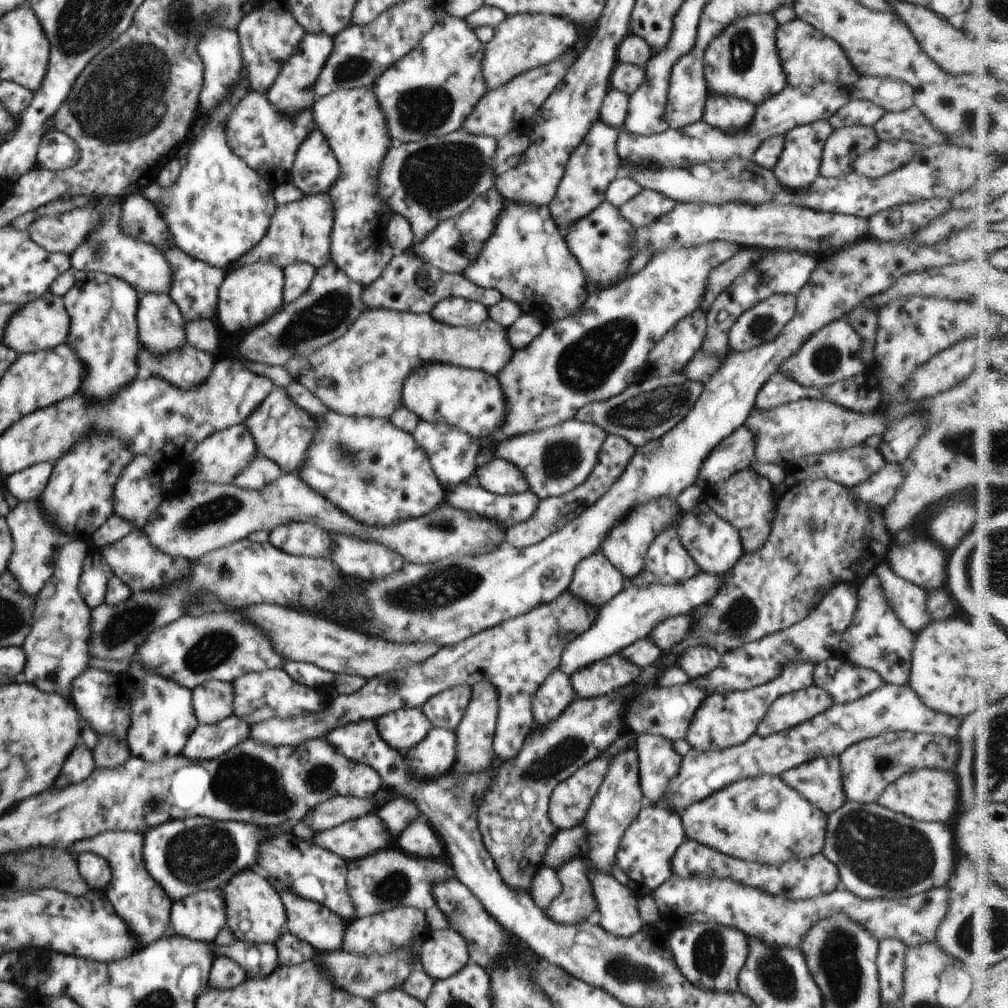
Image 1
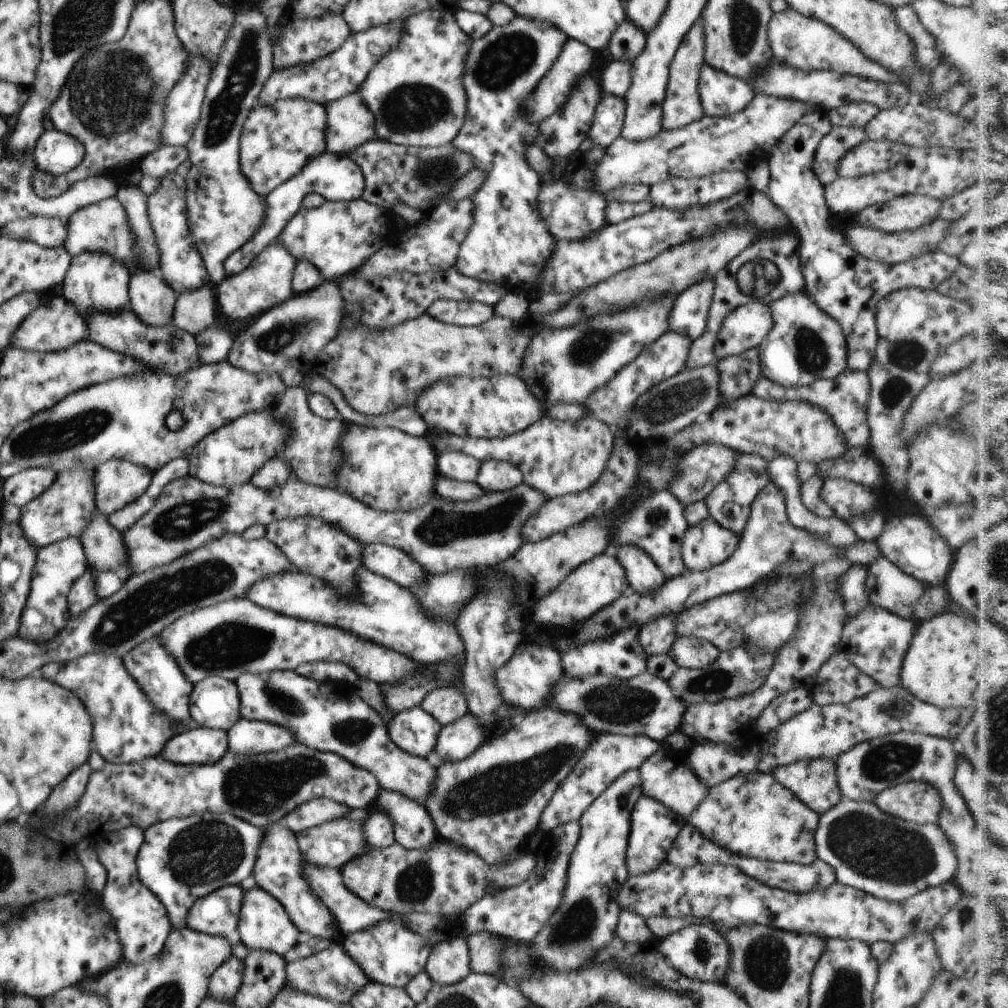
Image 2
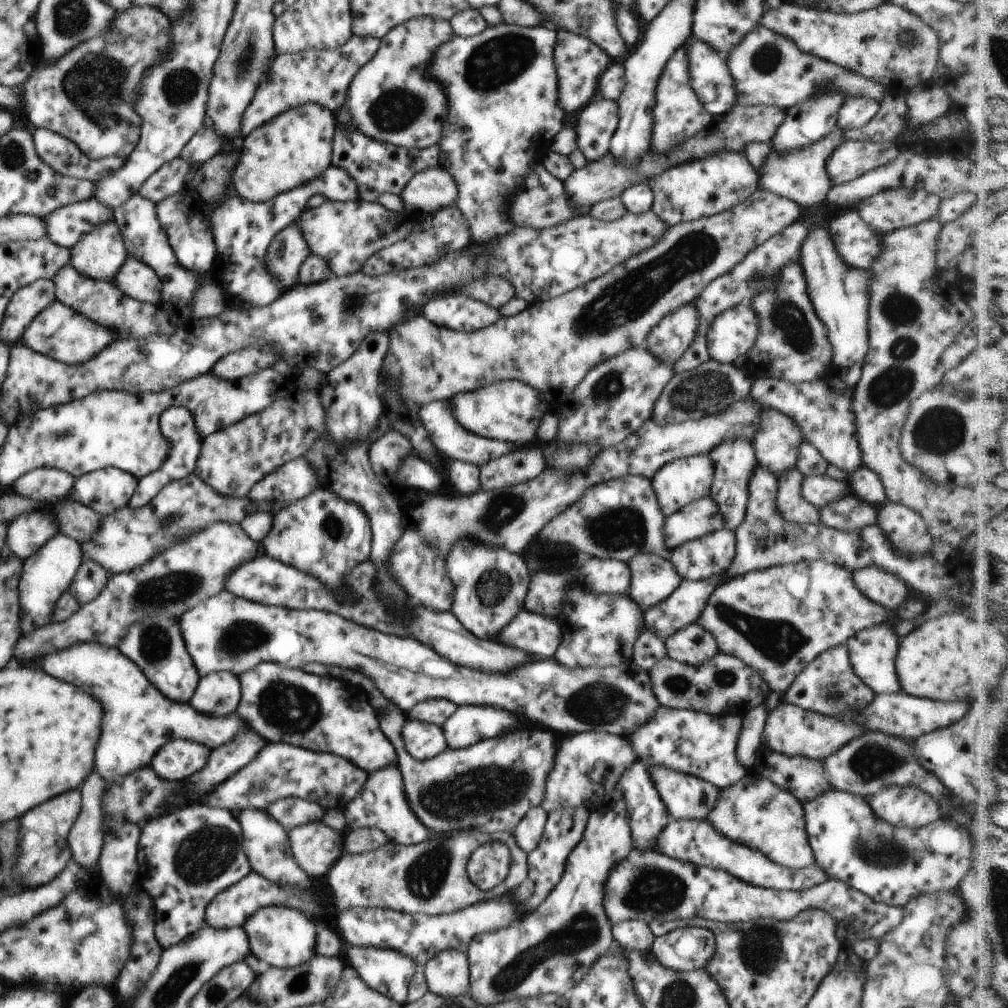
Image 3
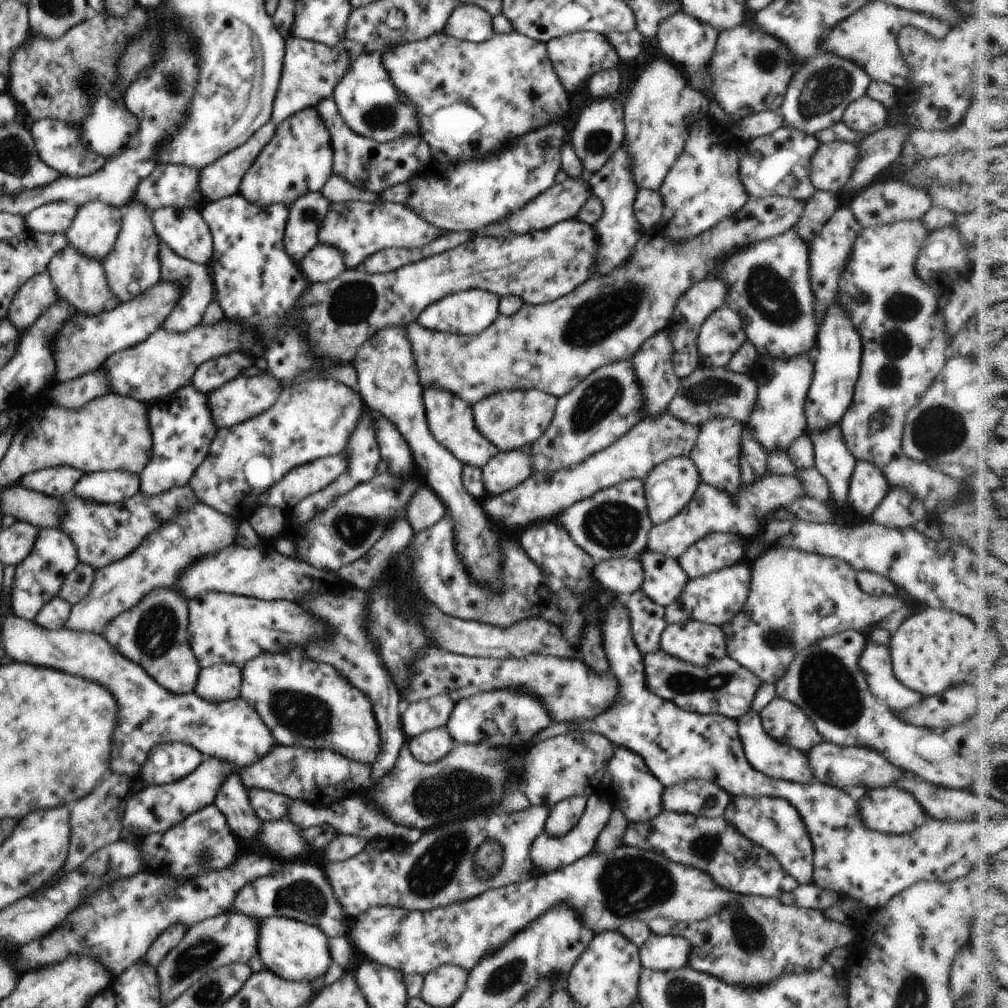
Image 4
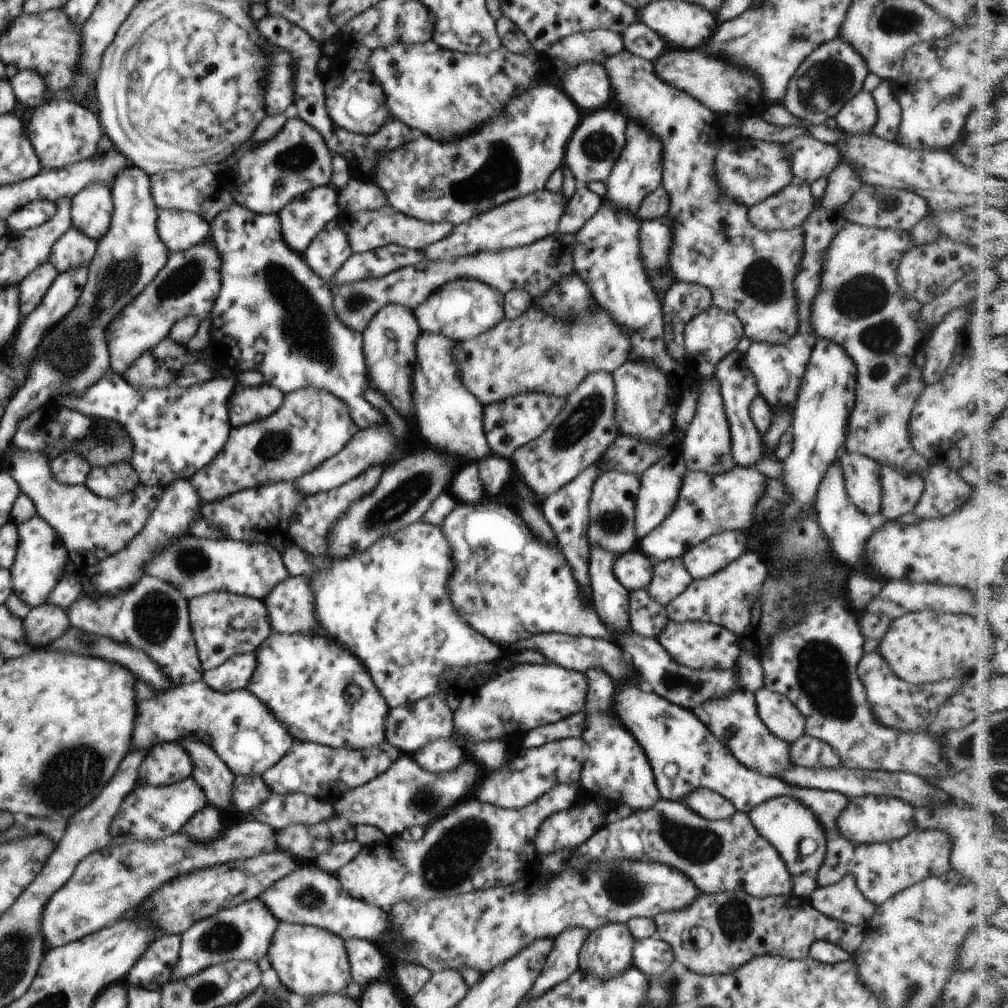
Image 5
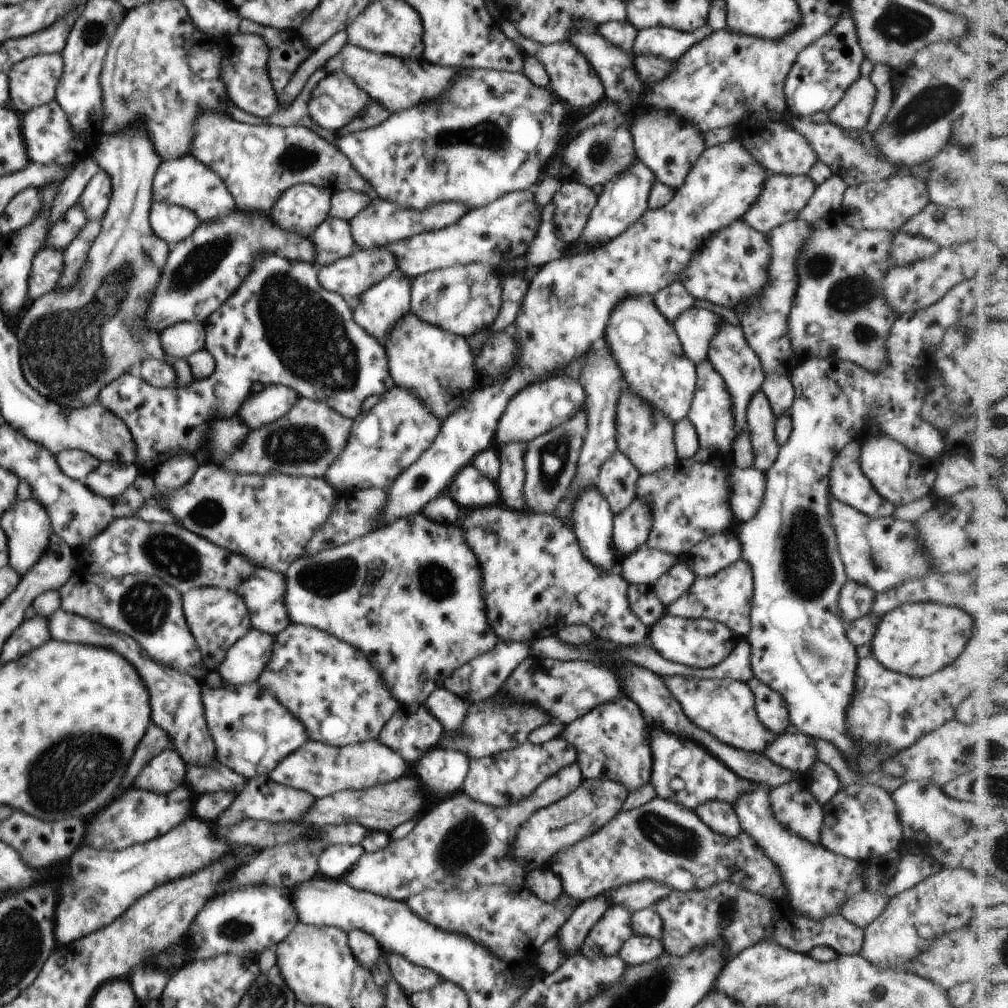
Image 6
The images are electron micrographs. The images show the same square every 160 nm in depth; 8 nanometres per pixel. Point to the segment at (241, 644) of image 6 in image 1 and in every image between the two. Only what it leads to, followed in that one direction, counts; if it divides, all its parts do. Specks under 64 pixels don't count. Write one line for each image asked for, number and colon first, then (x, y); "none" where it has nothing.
1: (213, 701)
2: (215, 702)
3: (218, 694)
4: (218, 683)
5: (235, 674)

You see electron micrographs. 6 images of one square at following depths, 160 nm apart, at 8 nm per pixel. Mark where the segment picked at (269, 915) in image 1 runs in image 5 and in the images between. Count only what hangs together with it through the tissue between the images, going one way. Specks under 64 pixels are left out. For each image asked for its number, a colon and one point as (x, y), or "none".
2: (263, 924)
3: (279, 936)
4: (297, 951)
5: (310, 961)

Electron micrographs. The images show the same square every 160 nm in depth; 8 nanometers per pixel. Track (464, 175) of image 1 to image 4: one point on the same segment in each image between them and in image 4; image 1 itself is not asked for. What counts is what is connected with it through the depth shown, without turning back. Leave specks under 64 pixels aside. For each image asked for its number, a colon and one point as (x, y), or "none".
2: (417, 177)
3: (379, 168)
4: (371, 166)

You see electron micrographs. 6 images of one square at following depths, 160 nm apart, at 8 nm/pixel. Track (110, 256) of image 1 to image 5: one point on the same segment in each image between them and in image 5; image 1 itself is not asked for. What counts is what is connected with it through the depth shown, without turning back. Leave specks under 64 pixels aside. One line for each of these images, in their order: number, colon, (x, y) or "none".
2: (103, 227)
3: (66, 225)
4: (55, 218)
5: (32, 215)

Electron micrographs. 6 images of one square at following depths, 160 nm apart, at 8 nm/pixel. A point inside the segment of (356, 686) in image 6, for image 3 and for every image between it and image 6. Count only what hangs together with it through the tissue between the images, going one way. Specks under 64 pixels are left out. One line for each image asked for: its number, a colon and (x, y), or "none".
3: (283, 704)
4: (303, 703)
5: (302, 678)

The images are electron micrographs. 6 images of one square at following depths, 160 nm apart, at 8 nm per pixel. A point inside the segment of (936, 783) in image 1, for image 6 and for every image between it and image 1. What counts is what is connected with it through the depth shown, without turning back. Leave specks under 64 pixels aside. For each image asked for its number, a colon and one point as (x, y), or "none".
2: (918, 802)
3: (910, 807)
4: (892, 810)
5: (869, 819)
6: (860, 822)

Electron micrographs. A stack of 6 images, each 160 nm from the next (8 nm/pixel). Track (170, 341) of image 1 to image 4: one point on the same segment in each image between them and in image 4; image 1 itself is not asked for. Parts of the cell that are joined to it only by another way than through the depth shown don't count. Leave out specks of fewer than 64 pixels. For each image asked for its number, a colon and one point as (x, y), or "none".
2: (151, 298)
3: (135, 279)
4: (133, 266)

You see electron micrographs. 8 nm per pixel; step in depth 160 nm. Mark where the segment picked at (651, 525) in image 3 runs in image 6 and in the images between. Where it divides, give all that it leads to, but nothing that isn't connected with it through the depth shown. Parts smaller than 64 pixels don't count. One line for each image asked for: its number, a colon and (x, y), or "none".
4: (613, 523)
5: (612, 505)
6: (617, 480)

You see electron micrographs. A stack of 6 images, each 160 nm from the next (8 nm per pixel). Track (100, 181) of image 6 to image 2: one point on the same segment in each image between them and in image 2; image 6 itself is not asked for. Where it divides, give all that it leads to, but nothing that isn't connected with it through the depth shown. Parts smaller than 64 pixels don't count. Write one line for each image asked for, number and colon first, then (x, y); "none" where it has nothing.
2: (94, 281)
3: (100, 254)
4: (93, 233)
5: (92, 207)

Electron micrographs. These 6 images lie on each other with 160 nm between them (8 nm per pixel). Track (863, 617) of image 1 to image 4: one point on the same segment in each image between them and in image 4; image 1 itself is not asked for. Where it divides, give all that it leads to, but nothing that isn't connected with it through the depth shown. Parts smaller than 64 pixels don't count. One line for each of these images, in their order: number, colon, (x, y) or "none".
2: (877, 639)
3: (872, 652)
4: (875, 660)

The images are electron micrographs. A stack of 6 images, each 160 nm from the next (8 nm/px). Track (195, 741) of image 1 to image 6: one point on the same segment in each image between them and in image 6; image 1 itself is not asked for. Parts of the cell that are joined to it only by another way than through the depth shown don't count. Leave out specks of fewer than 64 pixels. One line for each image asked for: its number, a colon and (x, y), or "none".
2: (198, 745)
3: (178, 759)
4: (168, 762)
5: (167, 763)
6: (167, 771)

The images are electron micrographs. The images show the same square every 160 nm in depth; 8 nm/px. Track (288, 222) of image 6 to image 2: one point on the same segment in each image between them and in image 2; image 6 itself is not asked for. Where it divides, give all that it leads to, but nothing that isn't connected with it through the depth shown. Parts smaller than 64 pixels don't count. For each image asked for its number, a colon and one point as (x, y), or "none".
2: (267, 282)
3: (288, 250)
4: (306, 213)
5: (303, 218)

